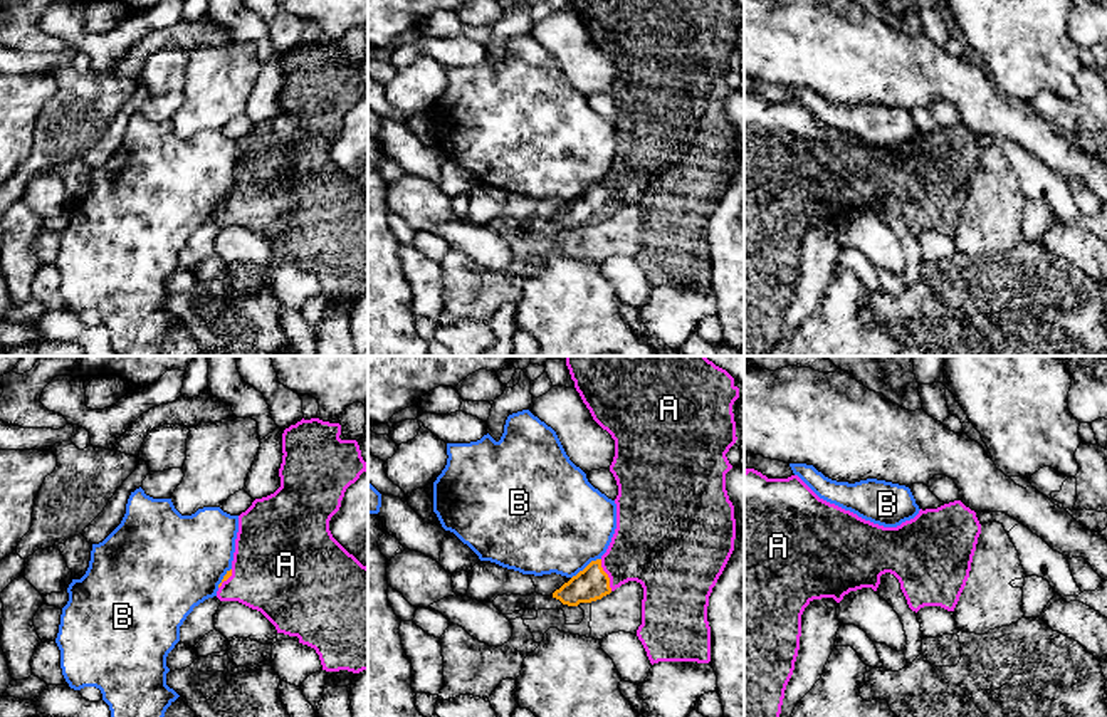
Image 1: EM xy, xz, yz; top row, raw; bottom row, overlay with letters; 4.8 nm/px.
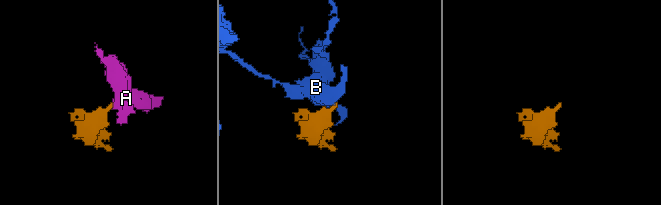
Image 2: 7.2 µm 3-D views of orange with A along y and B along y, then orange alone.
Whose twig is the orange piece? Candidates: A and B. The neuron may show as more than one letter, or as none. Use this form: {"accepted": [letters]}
{"accepted": ["A"]}

